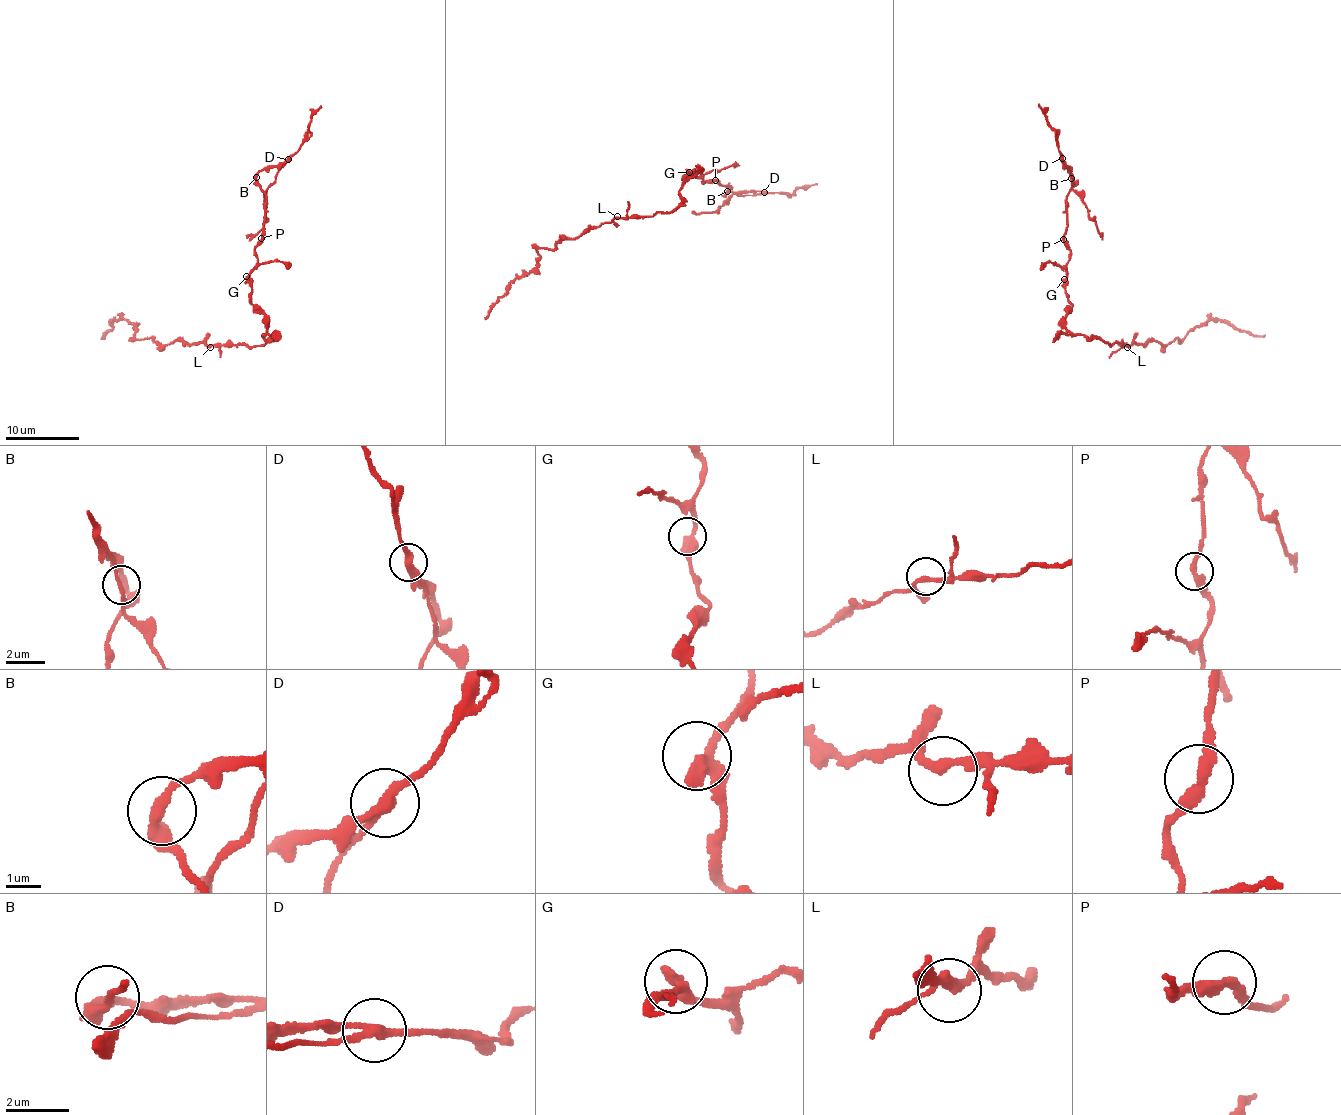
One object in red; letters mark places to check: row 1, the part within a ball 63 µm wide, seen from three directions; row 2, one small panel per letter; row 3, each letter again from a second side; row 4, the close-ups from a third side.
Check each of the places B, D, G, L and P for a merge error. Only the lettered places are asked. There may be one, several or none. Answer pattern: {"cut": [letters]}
{"cut": ["D"]}

